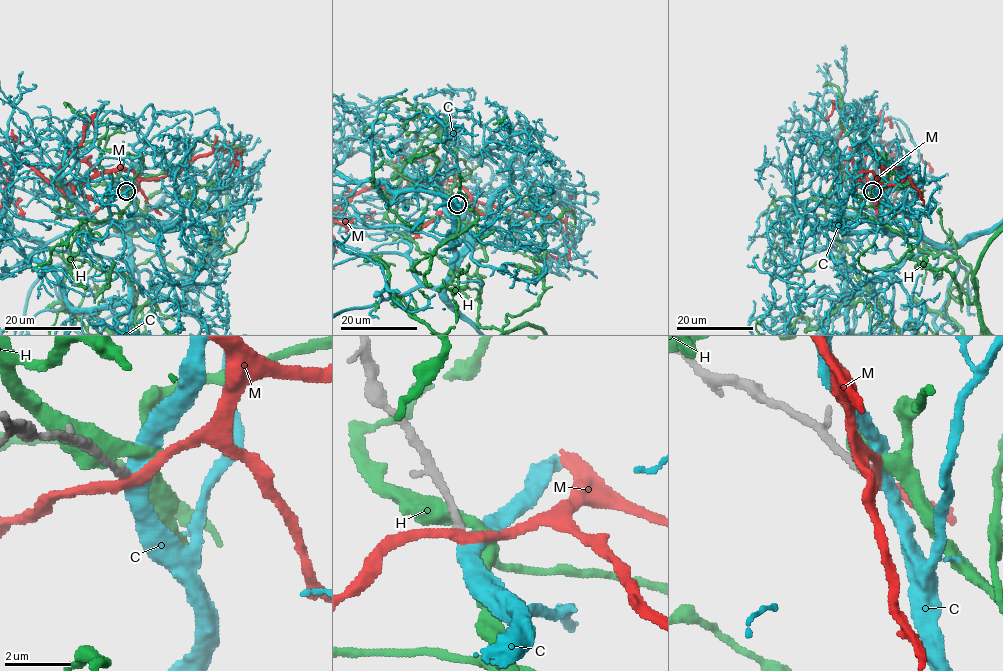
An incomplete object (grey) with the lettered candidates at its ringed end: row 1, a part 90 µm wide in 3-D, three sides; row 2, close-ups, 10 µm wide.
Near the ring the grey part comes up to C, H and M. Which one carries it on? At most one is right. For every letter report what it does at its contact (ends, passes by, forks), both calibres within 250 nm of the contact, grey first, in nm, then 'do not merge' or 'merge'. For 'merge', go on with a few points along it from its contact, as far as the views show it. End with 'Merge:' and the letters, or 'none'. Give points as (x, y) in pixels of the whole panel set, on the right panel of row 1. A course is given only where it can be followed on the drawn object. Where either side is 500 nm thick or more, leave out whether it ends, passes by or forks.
C: it passes by | 260/440 nm | merge
H: it passes by | 320/480 nm | do not merge
M: it passes by | 260/280 nm | do not merge
Merge: C

